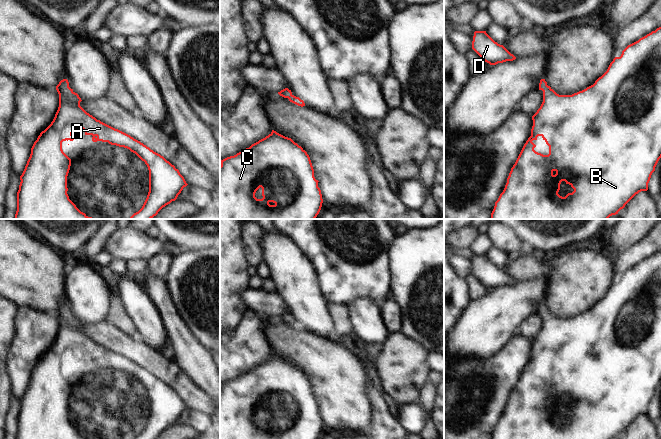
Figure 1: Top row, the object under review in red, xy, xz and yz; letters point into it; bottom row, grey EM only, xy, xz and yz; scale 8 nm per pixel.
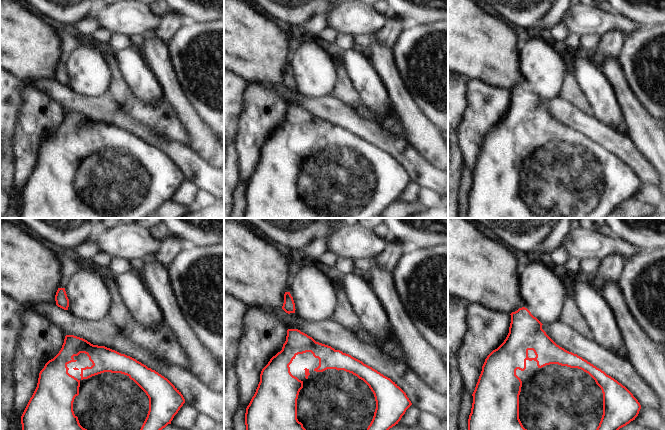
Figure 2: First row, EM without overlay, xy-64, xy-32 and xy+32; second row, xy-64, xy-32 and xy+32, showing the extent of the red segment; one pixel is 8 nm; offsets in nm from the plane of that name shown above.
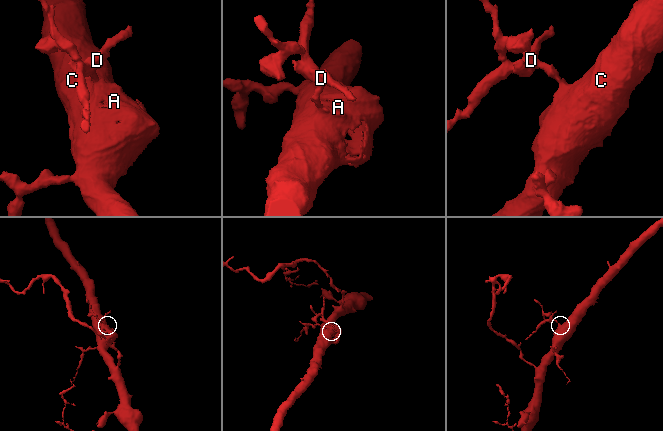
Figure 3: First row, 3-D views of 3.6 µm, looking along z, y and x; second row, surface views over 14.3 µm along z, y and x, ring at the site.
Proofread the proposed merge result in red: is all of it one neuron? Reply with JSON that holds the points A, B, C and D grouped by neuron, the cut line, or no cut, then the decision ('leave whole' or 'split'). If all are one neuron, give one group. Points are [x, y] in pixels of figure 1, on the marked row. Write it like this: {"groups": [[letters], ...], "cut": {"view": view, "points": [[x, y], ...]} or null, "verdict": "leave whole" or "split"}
{"groups": [["A", "B", "C", "D"]], "cut": null, "verdict": "leave whole"}

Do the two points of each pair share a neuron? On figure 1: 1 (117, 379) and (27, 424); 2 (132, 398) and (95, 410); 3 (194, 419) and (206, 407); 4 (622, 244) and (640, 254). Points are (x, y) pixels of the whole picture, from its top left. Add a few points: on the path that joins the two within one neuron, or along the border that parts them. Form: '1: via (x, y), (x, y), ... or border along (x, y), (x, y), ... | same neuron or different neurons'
1: via (95, 395), (62, 399), (49, 412) | same neuron
2: via (123, 406), (104, 406) | same neuron
3: border along (189, 409), (202, 411), (209, 416) | different neurons
4: border along (648, 234), (622, 252) | different neurons

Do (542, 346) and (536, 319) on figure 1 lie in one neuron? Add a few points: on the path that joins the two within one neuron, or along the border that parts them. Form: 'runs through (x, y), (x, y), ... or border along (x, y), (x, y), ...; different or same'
border along (542, 314), (542, 327), (531, 340); different

